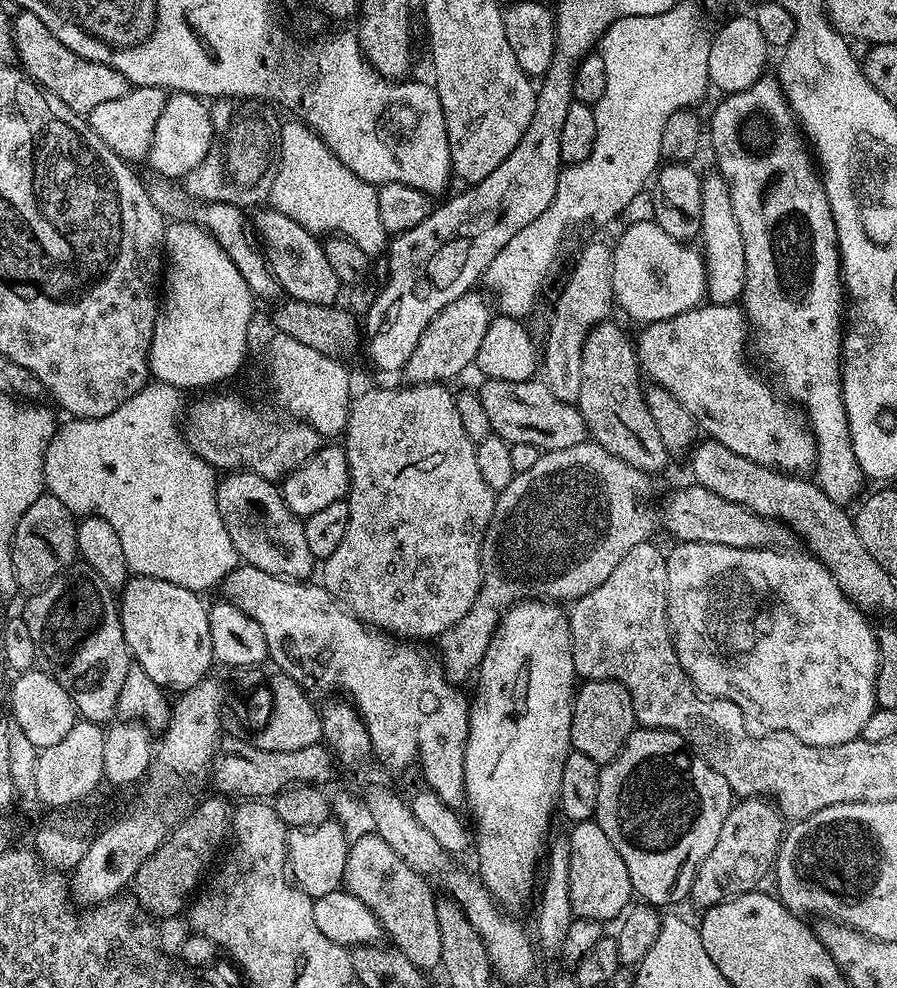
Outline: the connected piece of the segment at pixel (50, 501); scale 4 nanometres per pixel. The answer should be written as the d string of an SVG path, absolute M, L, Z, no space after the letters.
M47 494L39 496L34 502L34 506L30 510L26 510L26 514L22 514L12 539L12 567L16 569L16 582L21 589L39 590L52 581L55 576L73 567L78 556L76 551L77 523L77 517L73 516L70 510L66 510L66 506L62 506L62 502L58 502L58 498Z

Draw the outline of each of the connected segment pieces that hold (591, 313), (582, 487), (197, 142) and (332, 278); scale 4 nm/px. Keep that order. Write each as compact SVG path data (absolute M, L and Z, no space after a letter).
M592 240L576 258L576 265L556 300L556 310L548 328L548 342L542 346L542 376L554 398L563 404L576 404L582 390L582 346L595 324L609 319L614 312L612 248Z
M595 442L544 452L538 462L534 462L534 467L516 474L510 486L498 493L494 514L484 531L478 598L474 598L474 606L470 606L458 622L438 637L439 663L453 684L463 685L463 680L479 669L500 619L515 604L521 604L523 600L581 600L590 594L590 590L598 590L598 586L614 574L614 566L618 566L634 546L647 544L653 539L652 531L658 528L658 512L648 505L652 496L652 484L648 480L651 480L649 473L630 466L630 462L622 462L622 458L610 454Z
M185 92L171 93L162 110L162 118L158 118L158 126L154 128L147 167L152 167L157 172L157 177L179 181L189 176L203 162L212 148L212 138L212 114L209 105L199 96L191 96Z
M264 206L256 214L254 227L262 237L264 259L267 260L268 267L278 278L281 289L291 299L314 302L314 306L336 304L339 301L342 285L338 274L334 274L330 261L326 259L323 243L313 233L298 226L294 218L282 214L276 208Z

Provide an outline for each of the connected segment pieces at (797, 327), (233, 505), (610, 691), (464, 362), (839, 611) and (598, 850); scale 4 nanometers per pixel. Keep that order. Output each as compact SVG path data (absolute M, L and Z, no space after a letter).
M765 74L749 89L727 94L723 99L712 112L710 140L712 136L716 164L720 167L717 169L728 187L736 227L744 243L744 315L748 317L754 340L756 336L757 350L764 355L769 370L788 391L787 399L799 405L807 416L808 426L816 437L814 482L834 502L848 506L856 495L861 495L860 483L865 483L866 477L860 471L858 458L854 458L854 446L850 442L846 406L842 398L840 350L846 293L840 267L840 243L824 181L775 75Z
M232 470L225 476L228 477L225 480L223 477L216 486L218 512L222 514L230 542L234 542L241 561L283 580L307 581L318 561L312 557L310 545L306 543L303 519L286 506L281 489L253 472Z
M586 680L577 687L570 718L570 738L575 751L594 758L601 766L608 764L623 750L626 738L637 726L634 702L626 686L616 680Z
M480 290L462 294L462 298L450 302L450 306L446 306L446 310L442 310L442 314L438 314L438 318L430 322L430 326L418 340L414 354L410 354L410 362L406 362L402 369L402 376L405 376L408 384L452 382L448 380L462 375L467 368L471 369L475 365L478 346L482 346L482 338L494 315L493 305L490 300L488 305L487 299L489 297Z
M690 542L689 544L677 543L676 549L671 553L667 553L666 559L666 582L668 583L668 627L672 634L672 641L676 647L678 654L678 662L682 666L682 670L688 672L695 688L699 688L706 696L716 697L718 699L728 699L734 702L734 706L738 706L743 710L745 717L753 725L761 724L765 733L769 732L789 732L794 734L794 738L798 738L802 742L806 742L810 746L818 746L819 748L837 748L846 742L857 739L859 737L862 726L866 726L866 722L870 719L870 714L874 714L874 710L878 707L876 702L876 679L878 678L878 666L880 665L880 641L877 633L872 632L872 628L868 625L869 617L865 615L861 609L857 608L852 601L846 598L846 594L842 594L842 590L838 586L838 582L834 582L832 575L826 570L826 566L821 564L815 556L811 554L803 554L799 556L796 550L781 550L779 548L735 548L734 546L714 546L713 544L703 544L702 542Z
M595 819L572 824L570 830L572 833L567 833L566 839L570 850L570 906L573 917L615 921L634 900L630 870L626 870L626 862L622 862L618 850L614 850L610 838L606 838L602 826L598 826Z

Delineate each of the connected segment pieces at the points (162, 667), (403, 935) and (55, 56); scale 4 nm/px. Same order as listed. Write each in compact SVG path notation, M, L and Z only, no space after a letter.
M132 576L124 583L119 593L118 607L122 634L128 643L128 650L135 667L142 669L160 688L179 694L198 686L214 668L212 643L210 642L210 622L208 608L201 597L182 586L174 586L174 582L162 582L162 578L149 576Z
M369 834L357 840L355 837L349 843L343 887L373 912L383 928L383 935L392 939L389 940L391 947L406 954L416 968L441 967L442 934L438 930L437 897L432 896L433 885L410 870L410 866L406 866L390 846L386 846L382 837Z
M23 10L15 13L12 21L12 33L16 43L16 60L19 67L31 79L35 80L44 91L57 96L70 110L87 114L102 102L111 102L114 98L122 98L129 90L128 79L118 70L106 66L102 62L90 62L78 54L74 54L38 18L38 14Z

